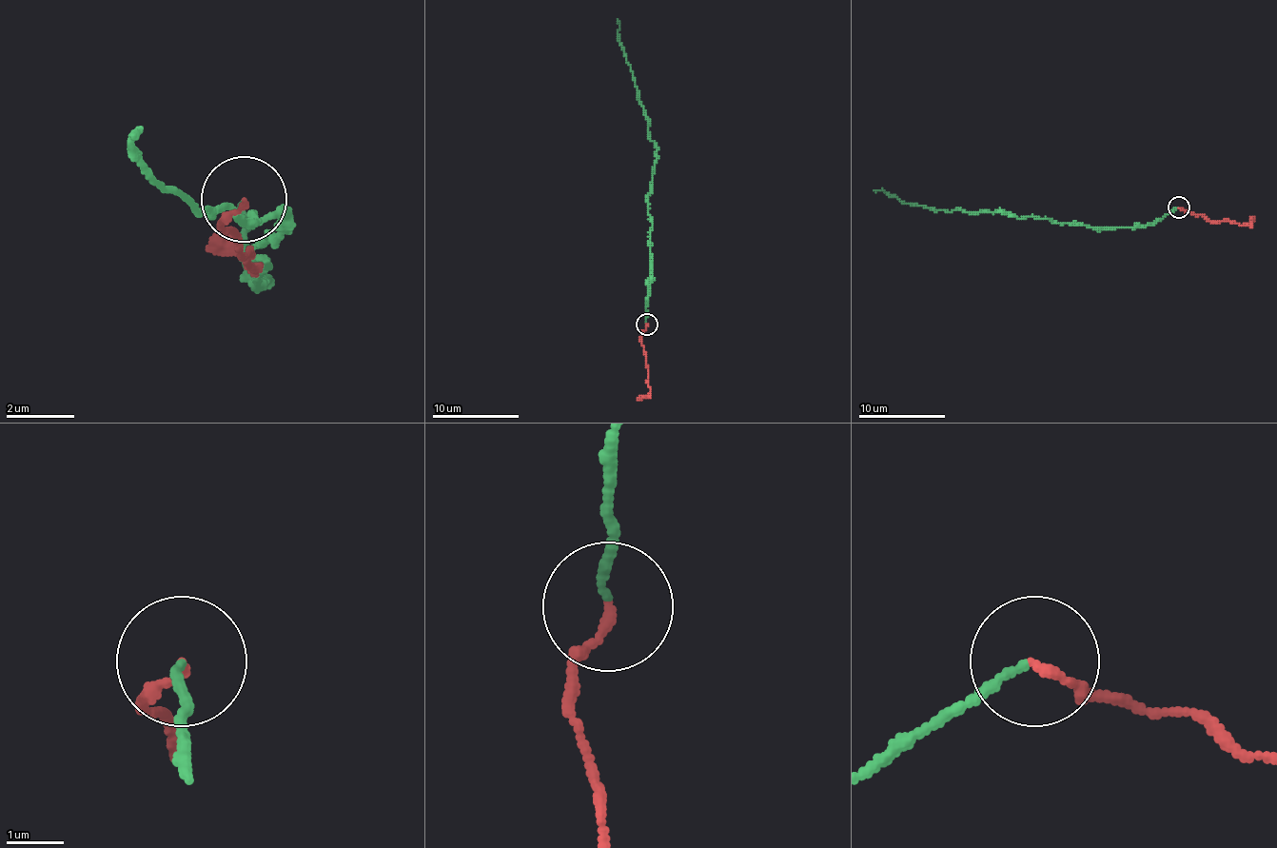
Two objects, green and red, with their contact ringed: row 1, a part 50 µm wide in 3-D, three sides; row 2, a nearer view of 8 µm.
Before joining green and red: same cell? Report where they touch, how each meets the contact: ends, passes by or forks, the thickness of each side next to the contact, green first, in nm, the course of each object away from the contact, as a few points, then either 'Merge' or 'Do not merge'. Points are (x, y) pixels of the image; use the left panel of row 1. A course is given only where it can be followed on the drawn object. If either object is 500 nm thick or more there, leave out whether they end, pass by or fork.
Place: (244, 199). At the ring green ends. At the ring red ends. Thickness 130 nm (green) against 150 nm. Course of green: (242, 202), (259, 279), (267, 270), (250, 262), (267, 236), (284, 236), (156, 185), (130, 133). Course of red: (242, 202), (225, 227), (242, 253), (259, 270), (207, 236). Merge

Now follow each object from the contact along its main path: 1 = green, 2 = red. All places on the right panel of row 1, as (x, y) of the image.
1: (1178, 207), (1152, 223), (1132, 227), (1073, 226), (1034, 216), (933, 210), (902, 204), (895, 197), (874, 190)
2: (1178, 207), (1210, 221), (1246, 226), (1252, 216)

